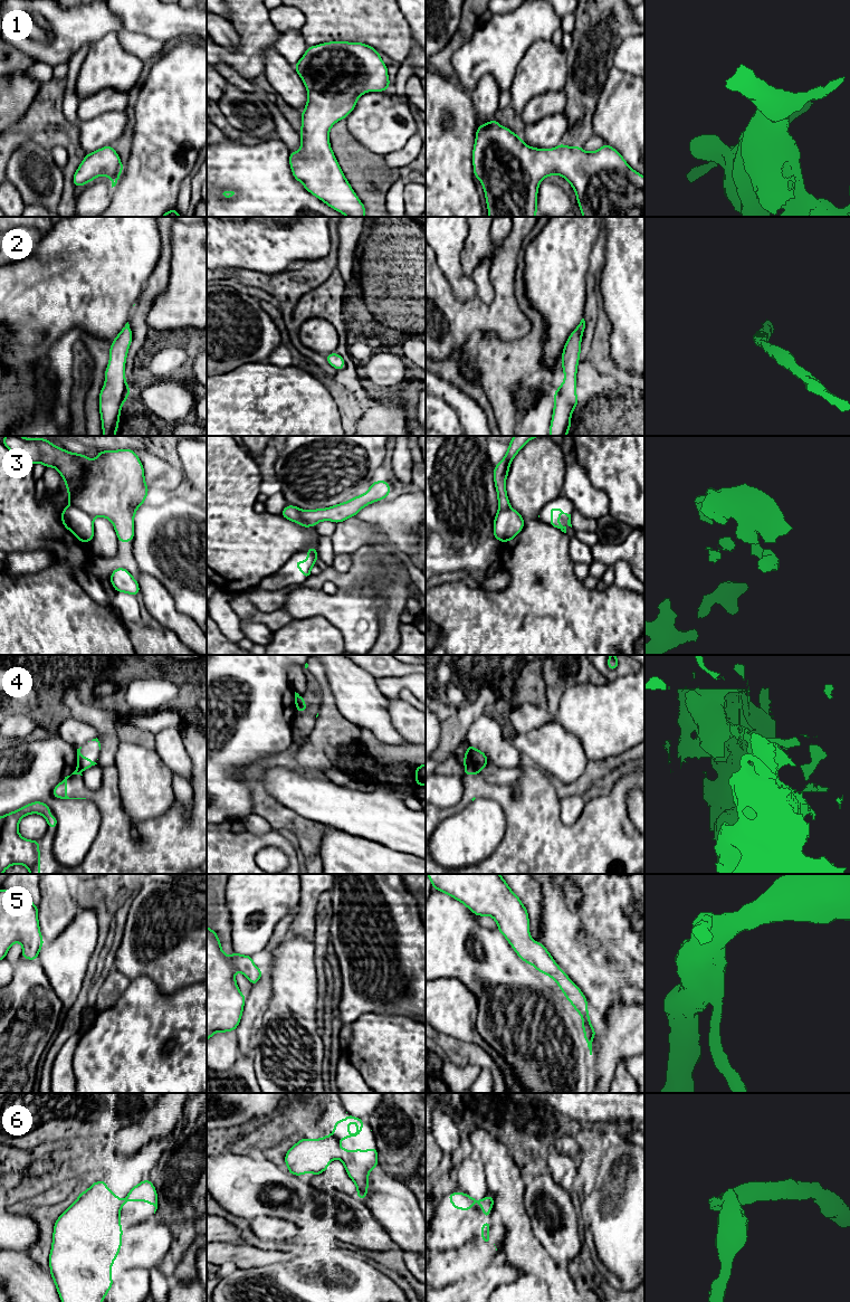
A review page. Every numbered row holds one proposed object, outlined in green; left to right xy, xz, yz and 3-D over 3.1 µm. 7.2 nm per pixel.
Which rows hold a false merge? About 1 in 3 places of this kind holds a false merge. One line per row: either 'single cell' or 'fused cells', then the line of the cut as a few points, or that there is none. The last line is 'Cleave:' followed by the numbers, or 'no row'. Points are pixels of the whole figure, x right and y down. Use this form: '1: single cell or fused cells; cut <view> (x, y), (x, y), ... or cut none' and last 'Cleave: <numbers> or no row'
1: single cell; cut none
2: single cell; cut none
3: fused cells; cut xy (72, 504), (84, 510), (93, 518)
4: fused cells; cut yz (466, 766), (471, 766), (479, 770)
5: single cell; cut none
6: fused cells; cut xz (341, 1148), (338, 1153)
Cleave: 3, 4, 6

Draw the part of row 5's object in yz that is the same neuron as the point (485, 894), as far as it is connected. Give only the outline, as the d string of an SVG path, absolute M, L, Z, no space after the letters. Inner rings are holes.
M427 874L432 887L458 900L477 916L490 915L498 931L526 963L553 978L566 999L582 1017L584 1039L592 1055L595 1030L591 1025L588 1000L580 988L554 961L547 949L529 934L526 907L499 874Z

